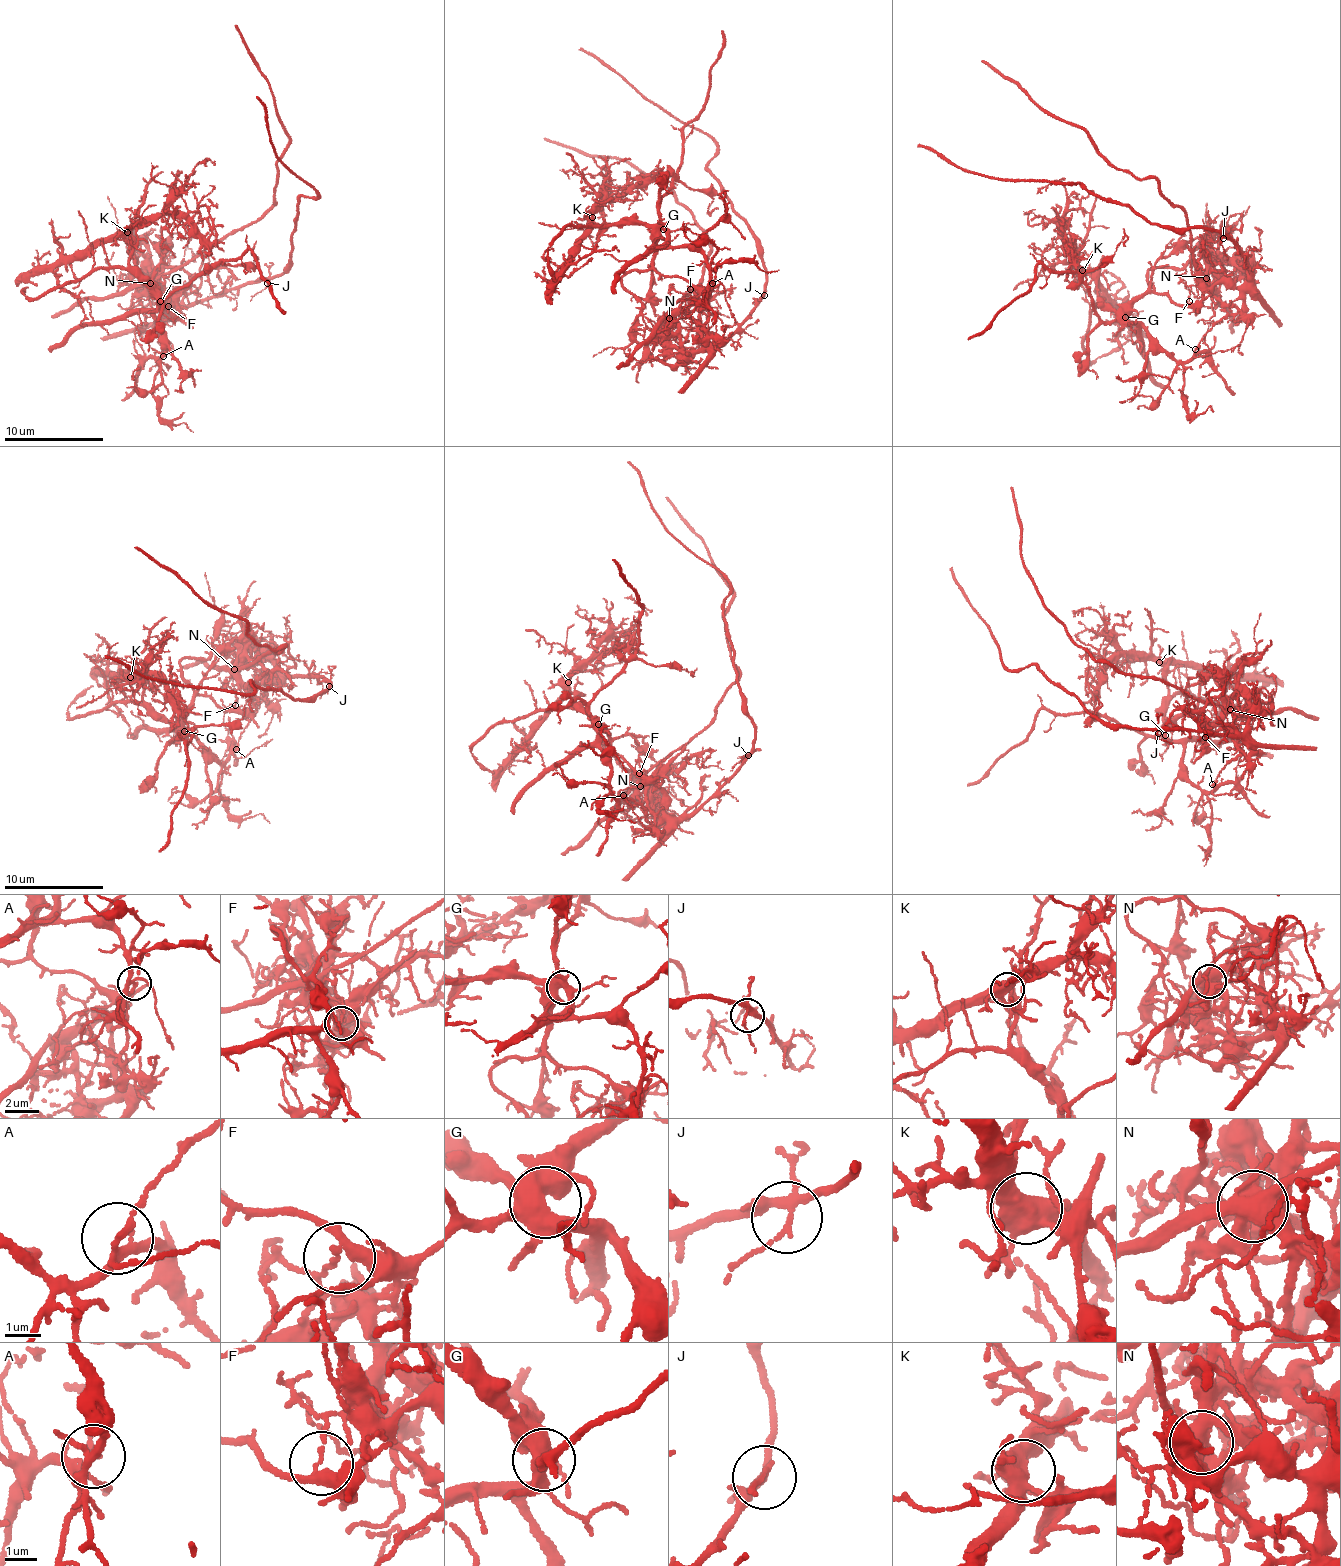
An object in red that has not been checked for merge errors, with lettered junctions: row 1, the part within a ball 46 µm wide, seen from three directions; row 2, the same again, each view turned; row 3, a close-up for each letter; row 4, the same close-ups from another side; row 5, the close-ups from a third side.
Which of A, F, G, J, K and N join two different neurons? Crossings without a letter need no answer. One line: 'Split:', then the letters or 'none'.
Split: A, F, K, N

